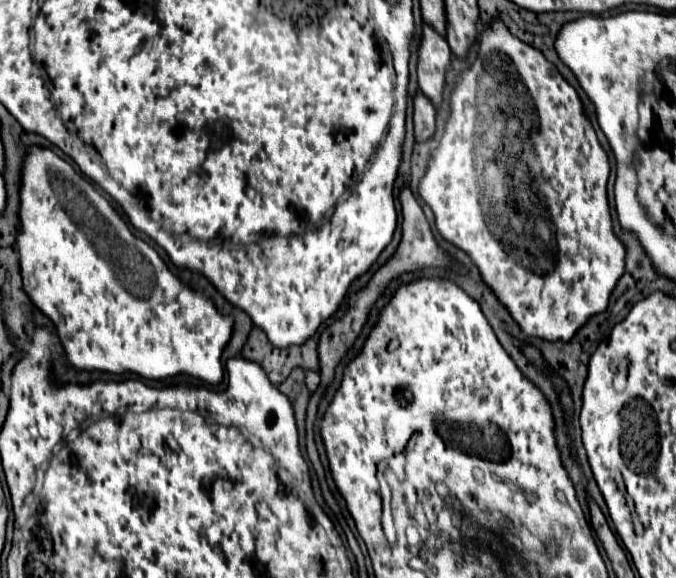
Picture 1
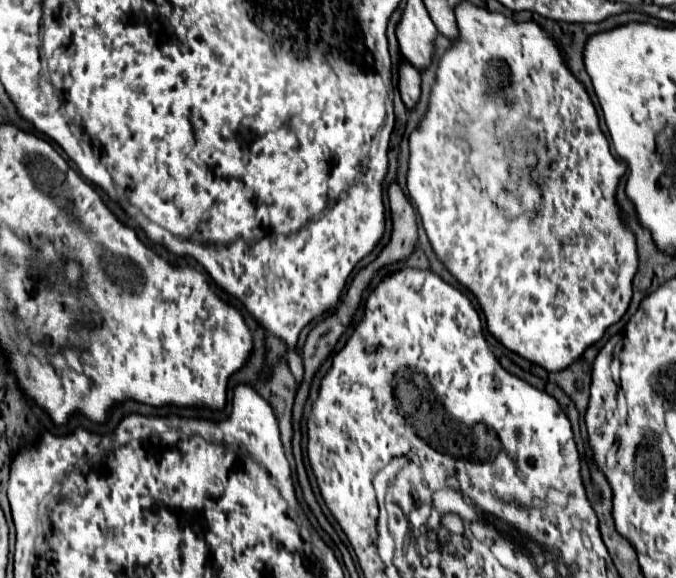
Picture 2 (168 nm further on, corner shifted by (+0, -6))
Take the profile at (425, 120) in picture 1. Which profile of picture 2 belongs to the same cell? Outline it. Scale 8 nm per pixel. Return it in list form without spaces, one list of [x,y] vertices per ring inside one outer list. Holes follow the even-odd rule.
[[[403,63],[399,69],[399,91],[407,109],[415,109],[421,97],[421,75],[409,63]]]

